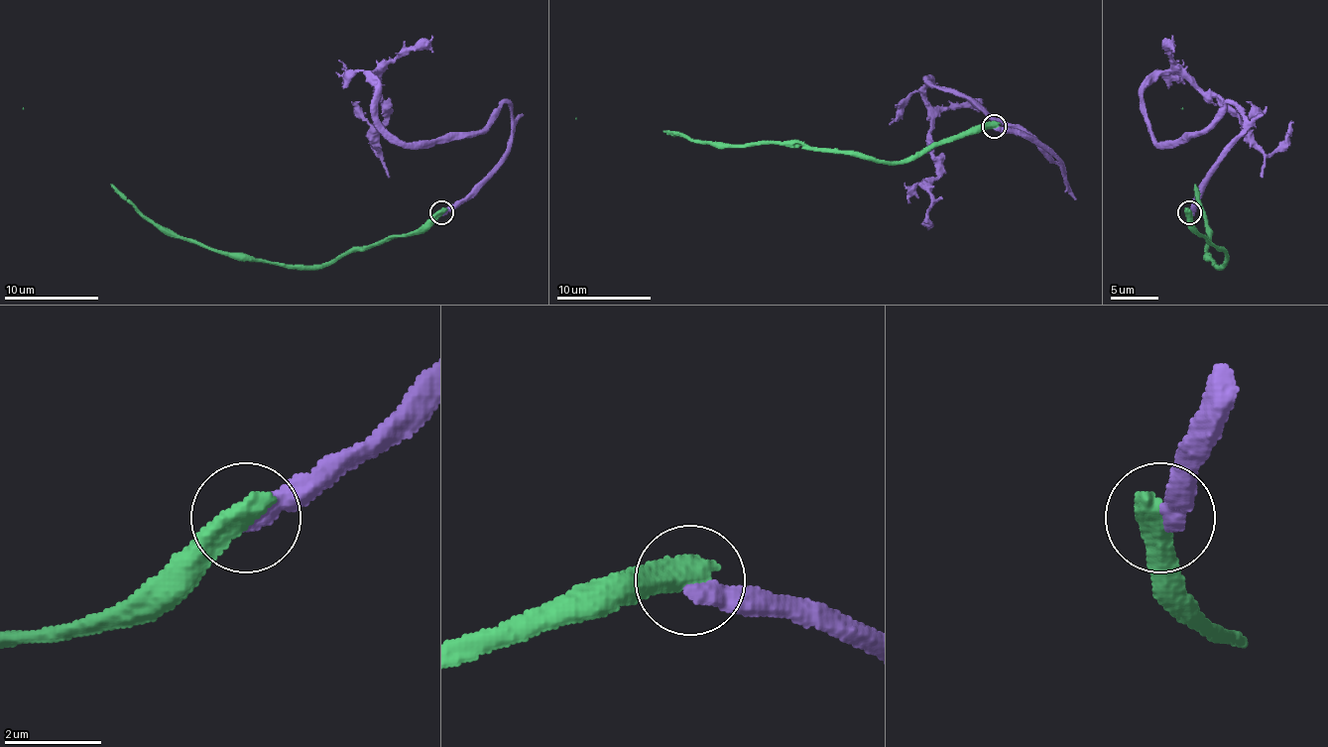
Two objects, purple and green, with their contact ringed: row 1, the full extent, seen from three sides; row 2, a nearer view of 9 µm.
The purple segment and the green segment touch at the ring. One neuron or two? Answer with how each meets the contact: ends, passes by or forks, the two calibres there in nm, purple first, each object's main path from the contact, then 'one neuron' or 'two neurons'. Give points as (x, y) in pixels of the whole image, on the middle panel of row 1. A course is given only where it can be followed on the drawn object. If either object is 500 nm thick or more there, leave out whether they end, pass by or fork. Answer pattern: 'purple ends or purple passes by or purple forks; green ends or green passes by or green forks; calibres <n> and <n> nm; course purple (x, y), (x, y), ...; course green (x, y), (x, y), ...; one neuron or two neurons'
calibres 400 and 600 nm; course purple (994, 127), (1028, 135), (1059, 163), (1064, 180), (1033, 139), (929, 77), (925, 97), (936, 168), (927, 229); course green (994, 125), (946, 137), (902, 161), (880, 161), (799, 144), (691, 142), (663, 130), (575, 118); two neurons

